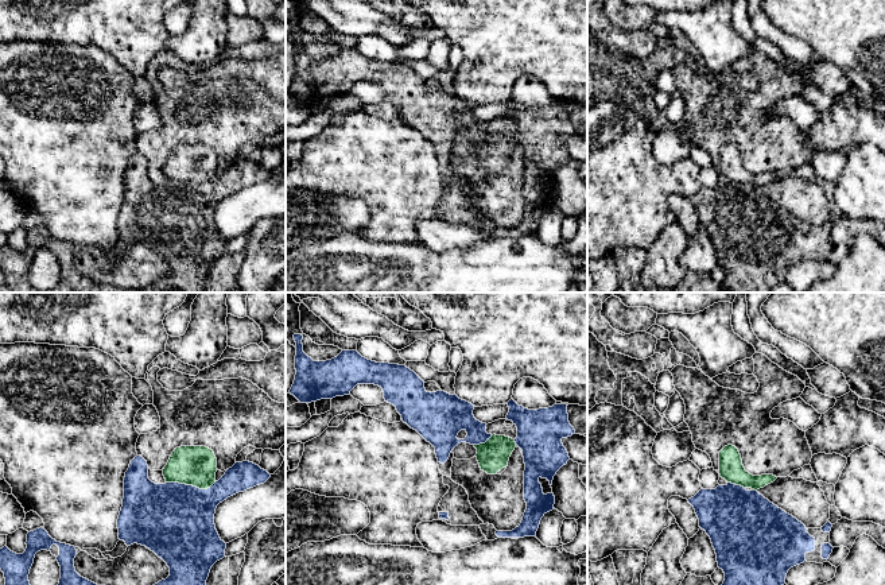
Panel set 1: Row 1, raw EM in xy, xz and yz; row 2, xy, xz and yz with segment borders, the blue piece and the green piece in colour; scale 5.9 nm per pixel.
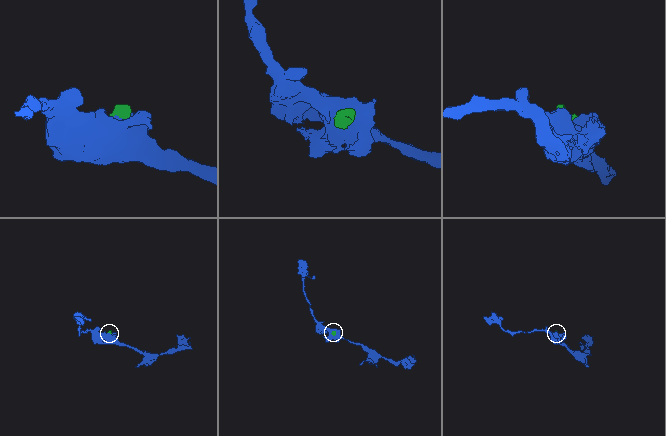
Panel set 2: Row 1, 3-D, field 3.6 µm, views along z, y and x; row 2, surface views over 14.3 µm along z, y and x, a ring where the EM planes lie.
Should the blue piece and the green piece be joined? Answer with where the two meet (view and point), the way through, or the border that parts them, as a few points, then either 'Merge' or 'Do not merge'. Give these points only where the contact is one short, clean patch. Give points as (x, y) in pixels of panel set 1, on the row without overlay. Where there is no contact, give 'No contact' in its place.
Touches blue at xy (190, 183). Path across: xy (175, 219), (190, 194), (190, 183), (193, 163). Merge

